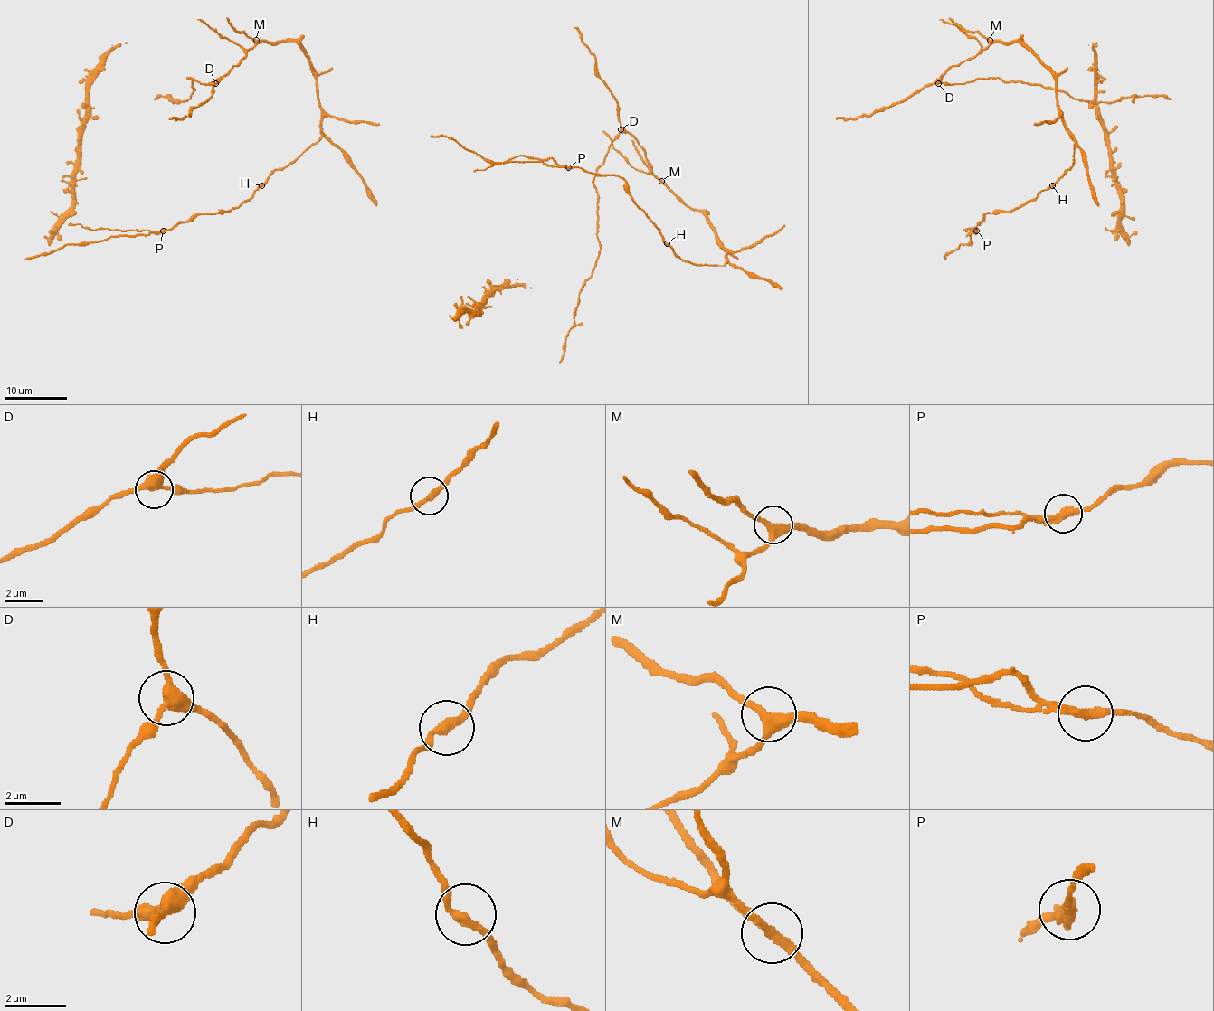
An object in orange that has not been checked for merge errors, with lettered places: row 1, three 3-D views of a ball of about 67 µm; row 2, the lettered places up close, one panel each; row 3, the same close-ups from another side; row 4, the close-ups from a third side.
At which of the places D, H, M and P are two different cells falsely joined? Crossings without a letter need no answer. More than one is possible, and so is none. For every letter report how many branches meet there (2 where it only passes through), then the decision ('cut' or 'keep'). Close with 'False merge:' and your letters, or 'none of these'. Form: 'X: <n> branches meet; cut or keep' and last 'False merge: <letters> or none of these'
D: 3 branches meet; keep
H: 2 branches meet; keep
M: 3 branches meet; keep
P: 2 branches meet; cut
False merge: P

